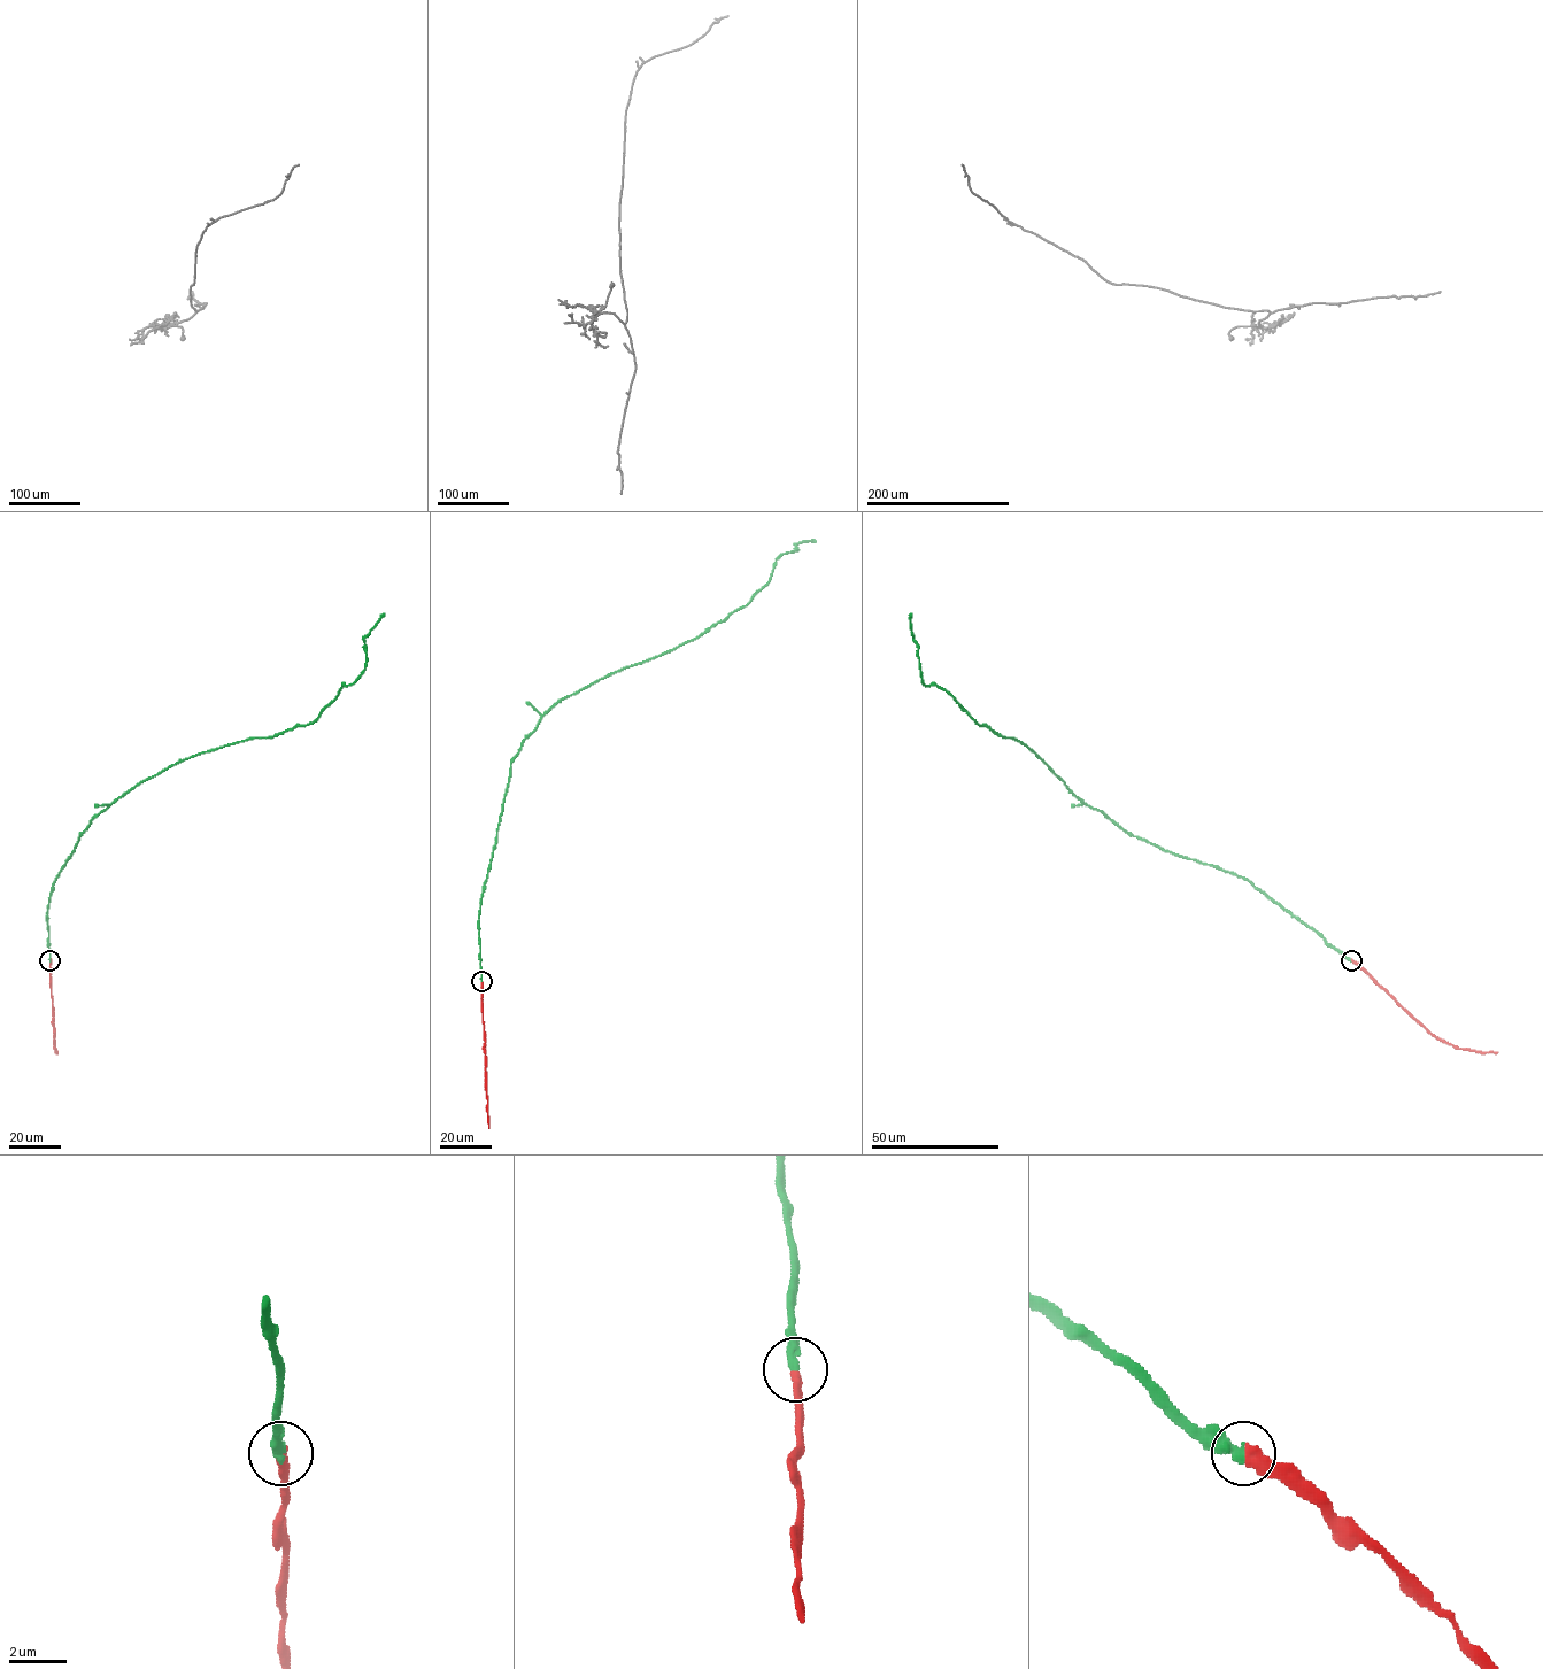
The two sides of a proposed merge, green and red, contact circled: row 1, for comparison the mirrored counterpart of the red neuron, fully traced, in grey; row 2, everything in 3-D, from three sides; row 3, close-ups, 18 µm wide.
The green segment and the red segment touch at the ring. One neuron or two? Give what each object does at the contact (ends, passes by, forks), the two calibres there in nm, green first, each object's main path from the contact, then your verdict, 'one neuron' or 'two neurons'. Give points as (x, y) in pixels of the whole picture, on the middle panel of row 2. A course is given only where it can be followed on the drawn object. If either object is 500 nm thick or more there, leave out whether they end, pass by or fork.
green ends | red ends | 320/360 nm | green via (481, 981), (480, 898), (511, 760), (540, 718), (602, 678), (723, 621), (768, 584), (780, 556), (815, 541) | red via (481, 982), (490, 1128) | one neuron

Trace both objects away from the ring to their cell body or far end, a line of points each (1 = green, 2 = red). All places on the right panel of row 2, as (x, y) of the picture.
1: (1351, 960), (1247, 880), (1129, 835), (1069, 789), (1028, 747), (980, 726), (946, 692), (925, 686), (911, 613)
2: (1351, 960), (1437, 1038), (1459, 1048), (1497, 1052)

